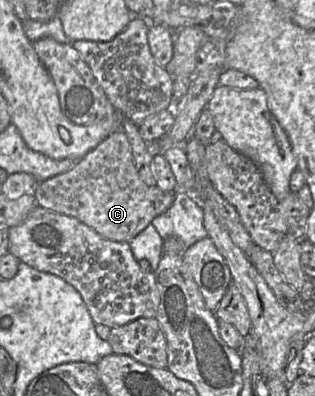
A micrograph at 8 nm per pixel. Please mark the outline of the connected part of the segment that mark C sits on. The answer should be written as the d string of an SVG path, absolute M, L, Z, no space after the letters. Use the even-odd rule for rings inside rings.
M119 129L70 170L39 182L34 196L39 206L75 217L106 239L130 243L155 217L171 207L175 192L148 186L140 179L127 135Z

